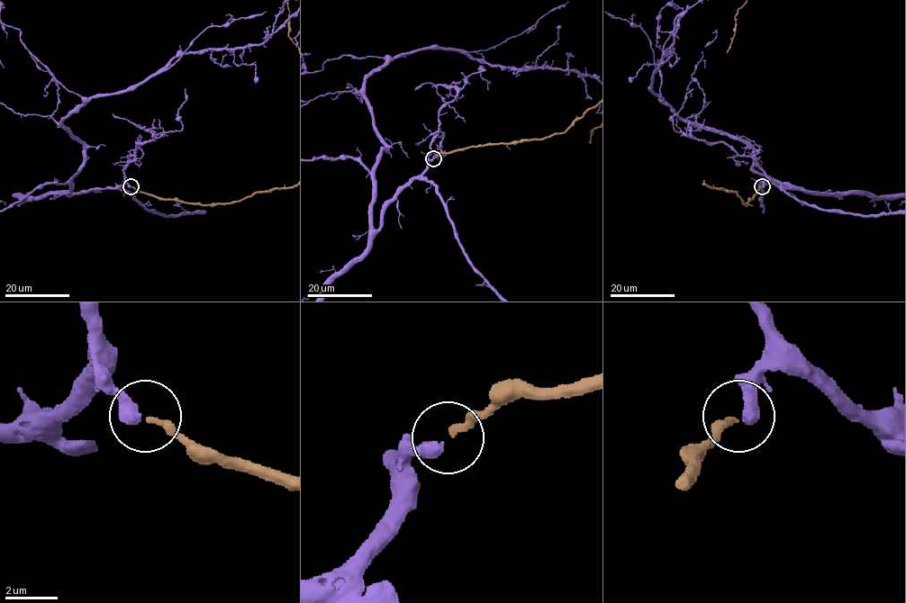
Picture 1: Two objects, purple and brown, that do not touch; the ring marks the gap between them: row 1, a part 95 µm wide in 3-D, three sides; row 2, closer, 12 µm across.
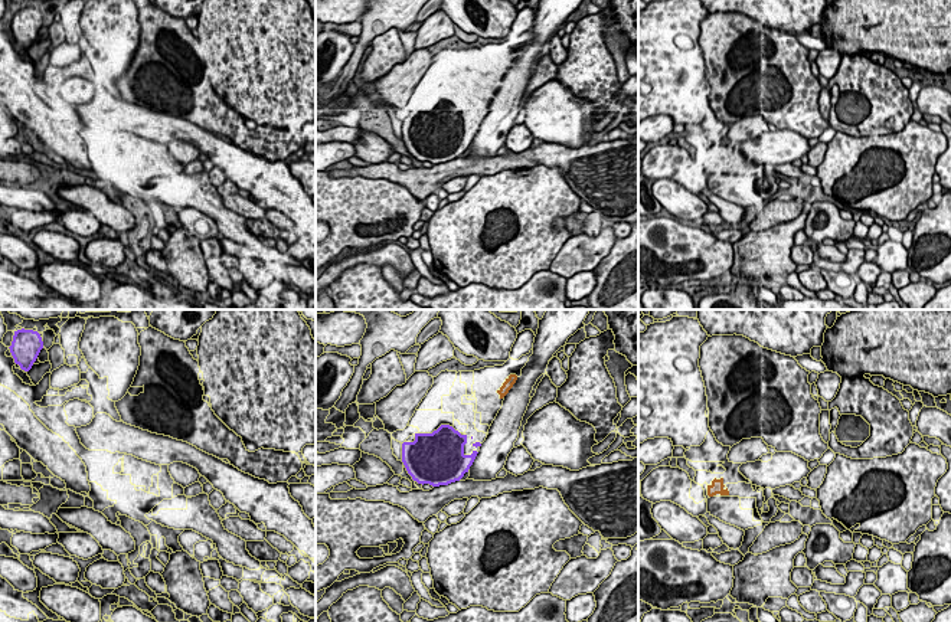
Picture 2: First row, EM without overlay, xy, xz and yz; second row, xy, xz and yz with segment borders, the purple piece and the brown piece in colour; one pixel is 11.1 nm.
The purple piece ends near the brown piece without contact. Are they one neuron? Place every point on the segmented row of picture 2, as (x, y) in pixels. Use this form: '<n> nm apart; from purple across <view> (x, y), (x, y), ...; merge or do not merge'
550 nm apart; from purple across xz (471, 436), (500, 398); merge

